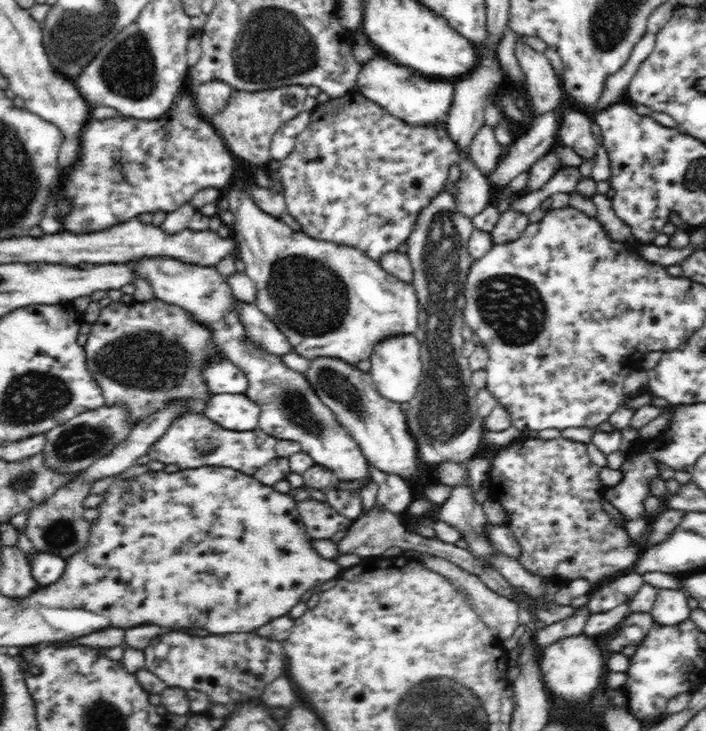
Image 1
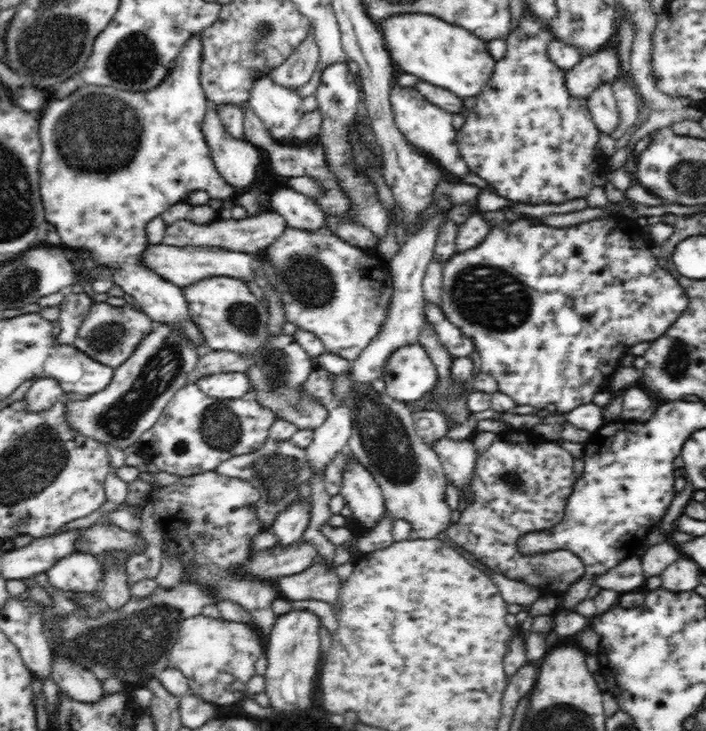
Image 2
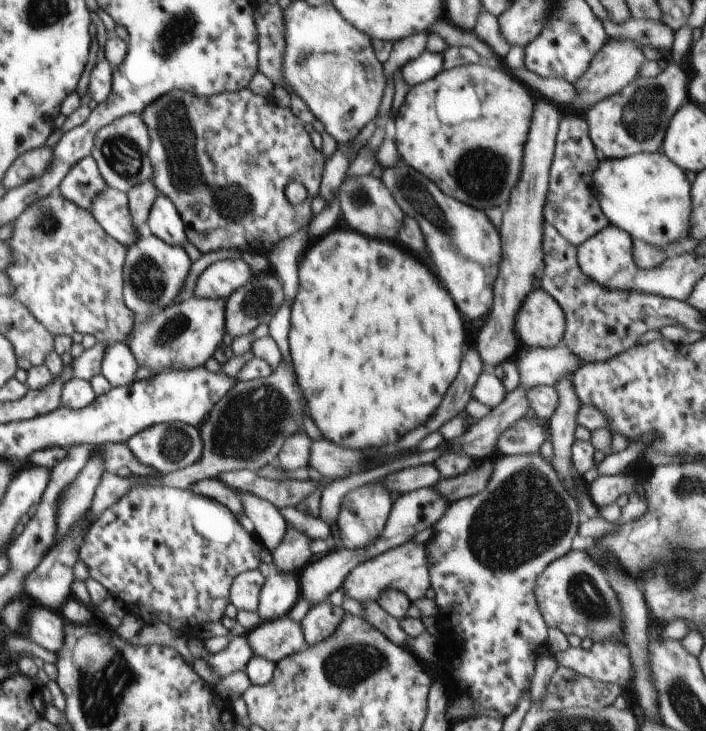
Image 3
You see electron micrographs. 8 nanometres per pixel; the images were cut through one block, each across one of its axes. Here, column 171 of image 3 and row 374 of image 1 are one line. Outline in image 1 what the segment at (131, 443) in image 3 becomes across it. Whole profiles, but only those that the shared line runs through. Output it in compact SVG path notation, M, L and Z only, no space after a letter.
M447 189L432 197L419 213L414 224L414 230L405 240L408 250L406 255L413 268L411 285L414 287L418 299L418 328L414 335L421 344L421 361L423 376L420 386L412 400L408 401L409 409L404 414L407 418L410 433L415 437L419 446L419 460L421 464L436 466L440 462L452 463L456 468L466 467L476 457L485 436L484 418L477 407L478 389L471 384L473 370L469 367L469 360L461 353L464 338L461 330L466 325L463 321L465 296L463 293L465 280L474 257L467 251L470 233L474 231L474 223L457 211L457 202Z

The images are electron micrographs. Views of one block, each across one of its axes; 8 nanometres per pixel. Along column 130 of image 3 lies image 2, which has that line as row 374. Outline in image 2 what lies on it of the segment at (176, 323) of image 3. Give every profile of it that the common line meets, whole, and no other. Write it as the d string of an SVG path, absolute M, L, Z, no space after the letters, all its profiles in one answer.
M350 371L336 375L334 382L335 398L339 404L345 404L351 412L352 431L349 446L352 456L362 467L366 468L380 486L384 494L386 512L394 518L410 522L412 530L408 540L436 539L442 530L450 526L452 509L446 502L447 478L438 454L424 443L418 433L412 418L413 412L406 407L406 403L380 393L373 389L371 383L356 383L350 377Z

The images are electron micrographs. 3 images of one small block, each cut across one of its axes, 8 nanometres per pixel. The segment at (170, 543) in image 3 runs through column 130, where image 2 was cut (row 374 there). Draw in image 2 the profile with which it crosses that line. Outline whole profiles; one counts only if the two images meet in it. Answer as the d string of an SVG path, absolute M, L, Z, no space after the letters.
M599 214L597 219L585 221L566 228L554 228L547 225L532 224L528 220L500 222L493 226L484 240L464 252L457 252L442 264L443 285L441 308L446 319L456 325L467 337L473 340L475 349L480 354L480 368L482 372L493 376L498 385L498 391L507 394L515 406L534 406L546 408L548 404L555 404L558 414L566 414L578 406L592 403L598 392L606 390L614 371L620 365L620 357L628 352L630 346L656 340L665 330L684 312L689 298L682 285L668 271L658 265L656 257L650 251L650 246L642 246L642 258L620 258L614 252L614 244L620 244L618 236L624 236L624 224L614 222L614 218Z

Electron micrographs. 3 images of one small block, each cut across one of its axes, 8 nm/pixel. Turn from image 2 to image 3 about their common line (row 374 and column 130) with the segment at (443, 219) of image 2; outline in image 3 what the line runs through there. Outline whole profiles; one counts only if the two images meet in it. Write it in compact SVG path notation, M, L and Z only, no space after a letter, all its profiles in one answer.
M112 343L105 348L101 374L113 387L121 387L134 382L138 367L137 360L126 343Z

